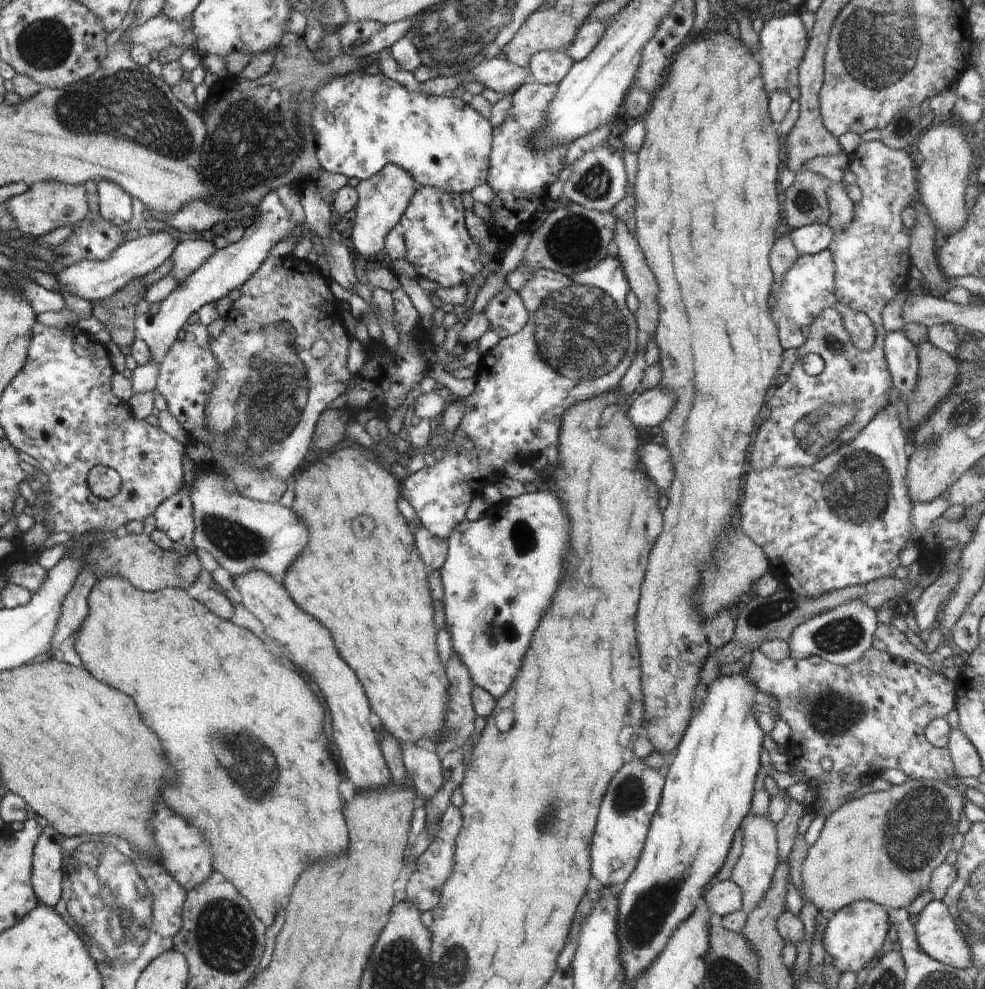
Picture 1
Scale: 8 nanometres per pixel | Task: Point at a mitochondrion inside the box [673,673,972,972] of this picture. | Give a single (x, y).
(911, 834)

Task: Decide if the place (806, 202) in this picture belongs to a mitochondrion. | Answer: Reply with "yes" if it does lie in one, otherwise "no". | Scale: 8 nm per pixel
yes

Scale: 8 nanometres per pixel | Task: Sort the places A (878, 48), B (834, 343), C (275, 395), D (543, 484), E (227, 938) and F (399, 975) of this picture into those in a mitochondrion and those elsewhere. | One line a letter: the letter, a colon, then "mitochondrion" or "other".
A: mitochondrion
B: mitochondrion
C: mitochondrion
D: other
E: mitochondrion
F: mitochondrion

